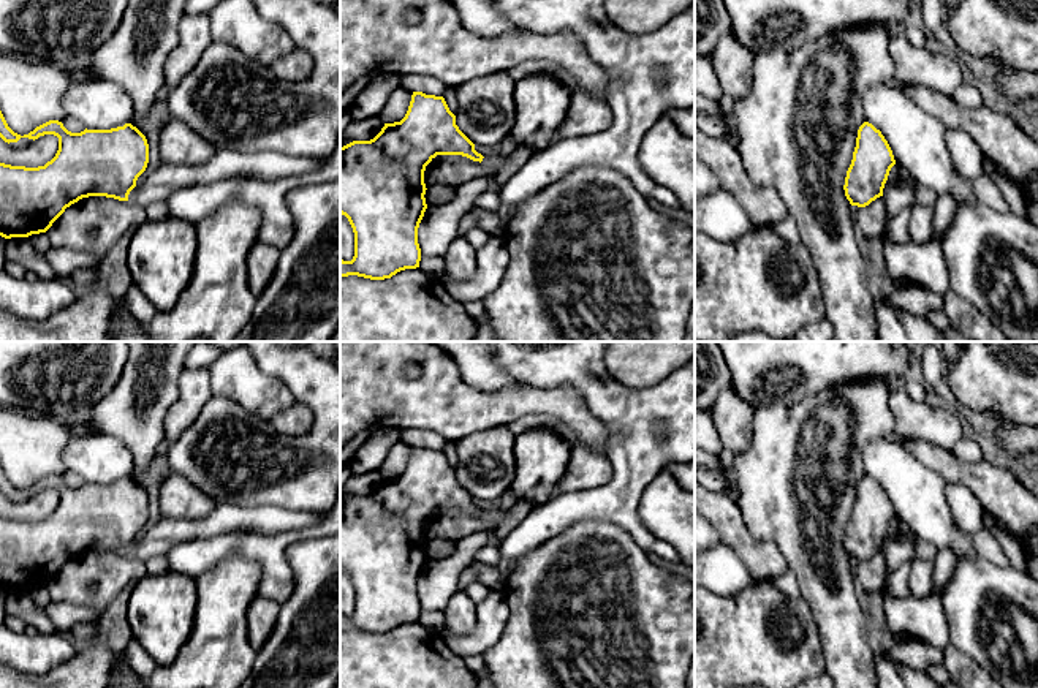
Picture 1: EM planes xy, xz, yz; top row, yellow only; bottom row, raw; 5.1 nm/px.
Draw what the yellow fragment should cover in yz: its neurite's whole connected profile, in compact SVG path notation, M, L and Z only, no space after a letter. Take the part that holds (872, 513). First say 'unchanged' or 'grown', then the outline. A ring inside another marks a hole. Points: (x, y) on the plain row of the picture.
unchanged | M872 478L858 484L856 501L845 531L845 550L851 560L866 561L883 550L891 522L896 519L892 505Z

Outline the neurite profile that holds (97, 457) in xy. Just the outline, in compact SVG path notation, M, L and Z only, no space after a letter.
M71 433L65 446L65 467L87 484L111 484L131 478L131 452L112 435Z

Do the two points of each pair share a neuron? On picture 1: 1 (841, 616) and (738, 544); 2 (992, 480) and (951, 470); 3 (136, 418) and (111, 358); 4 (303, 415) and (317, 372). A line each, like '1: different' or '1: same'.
1: different
2: same
3: different
4: different

